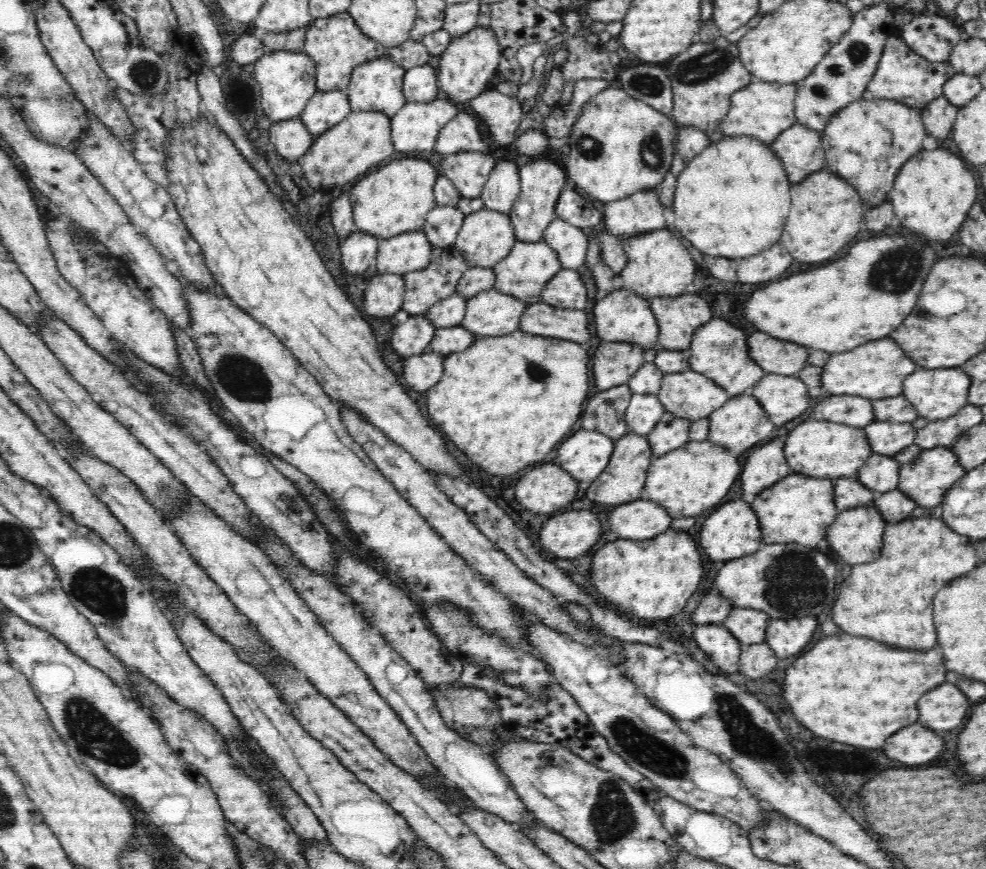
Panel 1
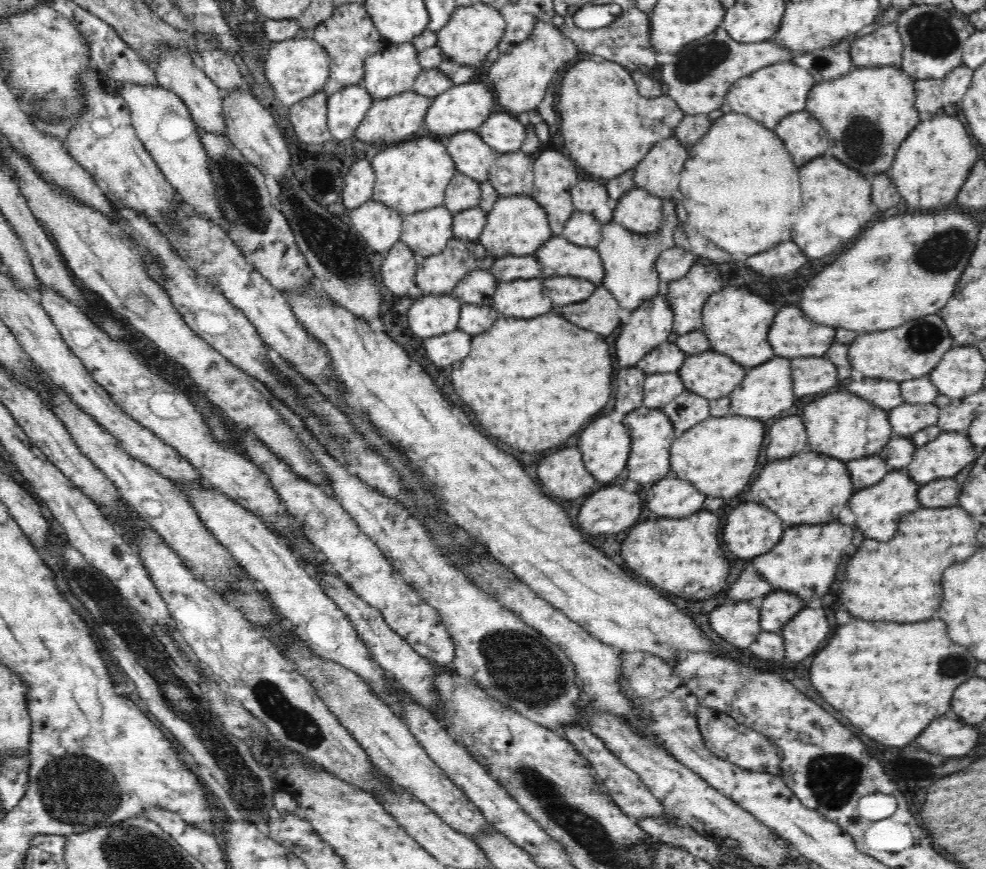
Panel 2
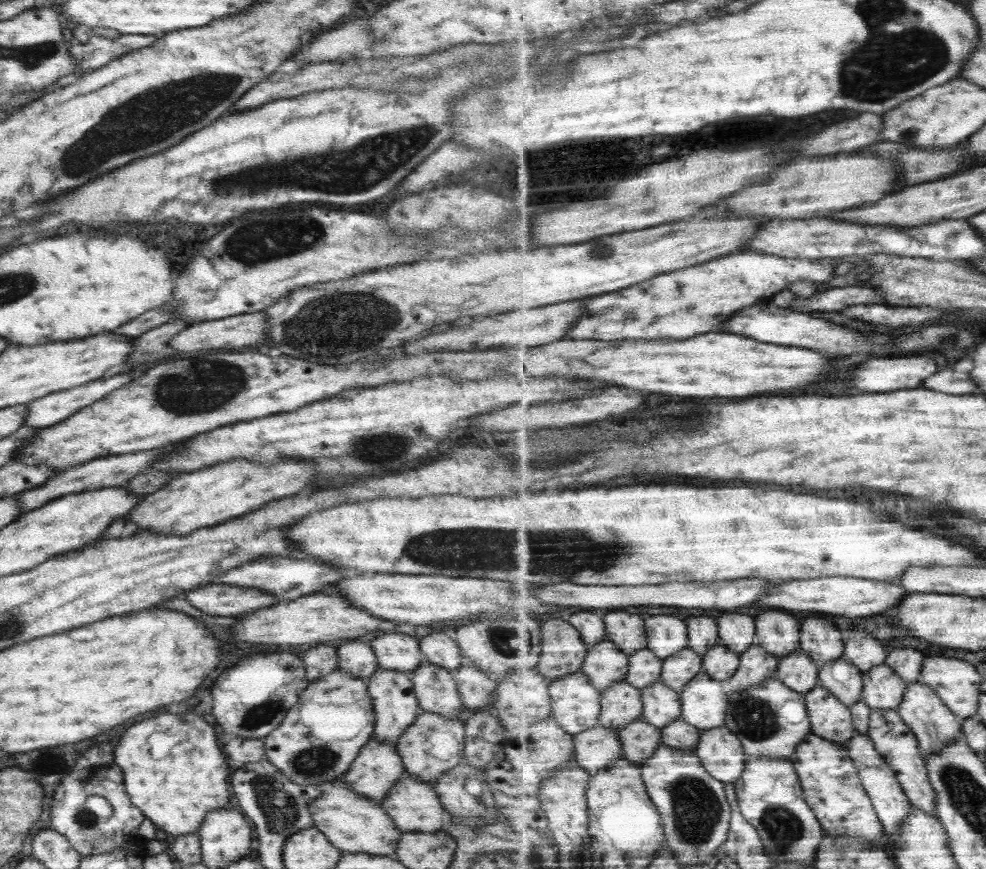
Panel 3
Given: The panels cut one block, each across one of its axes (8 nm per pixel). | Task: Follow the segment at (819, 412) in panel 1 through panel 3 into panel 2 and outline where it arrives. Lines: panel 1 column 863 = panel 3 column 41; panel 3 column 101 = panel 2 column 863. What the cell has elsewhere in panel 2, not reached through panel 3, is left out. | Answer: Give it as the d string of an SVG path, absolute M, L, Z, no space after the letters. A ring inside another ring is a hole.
M864 378L858 382L852 382L848 386L848 392L872 402L878 408L896 408L902 404L900 396L900 384L892 380L878 380L878 378Z

